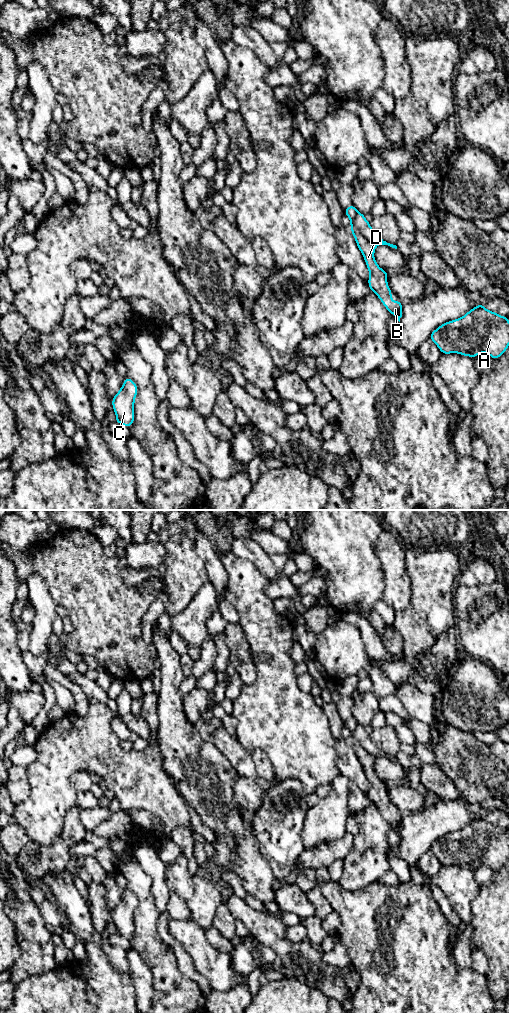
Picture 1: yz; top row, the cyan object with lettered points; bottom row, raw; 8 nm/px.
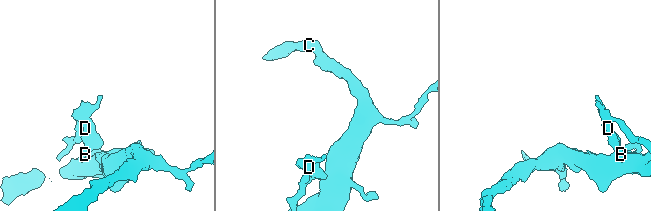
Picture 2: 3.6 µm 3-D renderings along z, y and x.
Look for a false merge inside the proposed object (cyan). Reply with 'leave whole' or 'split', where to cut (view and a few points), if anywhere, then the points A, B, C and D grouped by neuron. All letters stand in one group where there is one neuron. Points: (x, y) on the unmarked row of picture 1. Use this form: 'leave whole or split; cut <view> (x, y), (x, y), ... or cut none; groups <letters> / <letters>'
split; cut yz (357, 724), (354, 730), (354, 738), (376, 757); groups A C / B D

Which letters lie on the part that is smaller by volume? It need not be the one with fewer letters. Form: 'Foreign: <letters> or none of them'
Foreign: B, D

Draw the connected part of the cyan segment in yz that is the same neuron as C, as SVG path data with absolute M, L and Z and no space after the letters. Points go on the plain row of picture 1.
M126 889L118 905L112 910L112 919L116 926L116 935L122 936L128 940L134 934L134 916L138 905L136 895Z

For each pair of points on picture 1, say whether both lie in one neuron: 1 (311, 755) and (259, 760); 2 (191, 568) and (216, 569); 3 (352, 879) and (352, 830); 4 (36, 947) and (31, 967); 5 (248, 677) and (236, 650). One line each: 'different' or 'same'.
1: different
2: different
3: different
4: same
5: same

